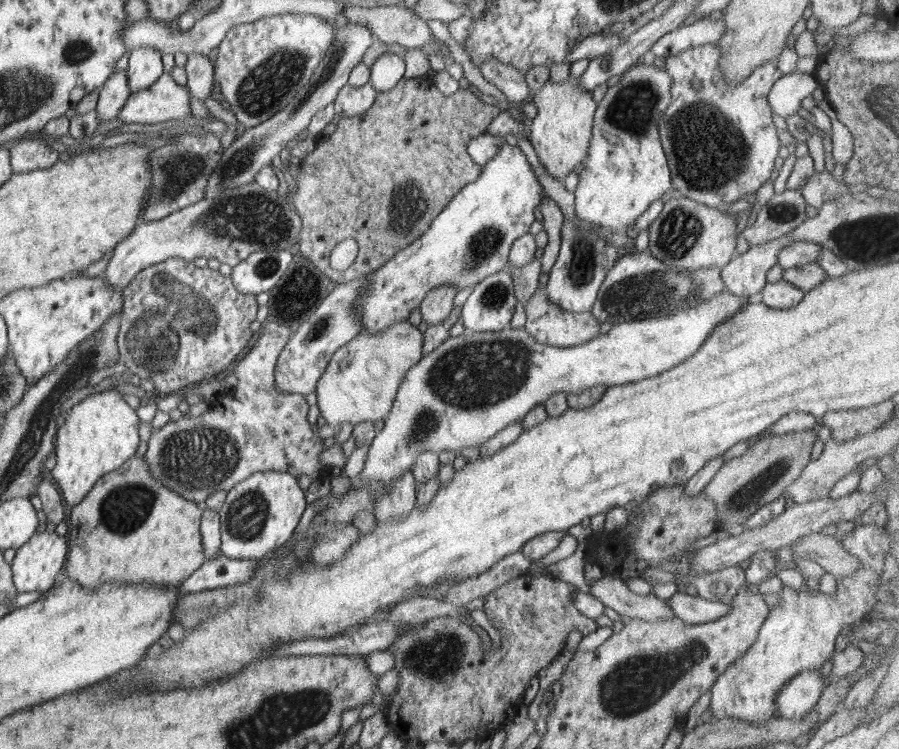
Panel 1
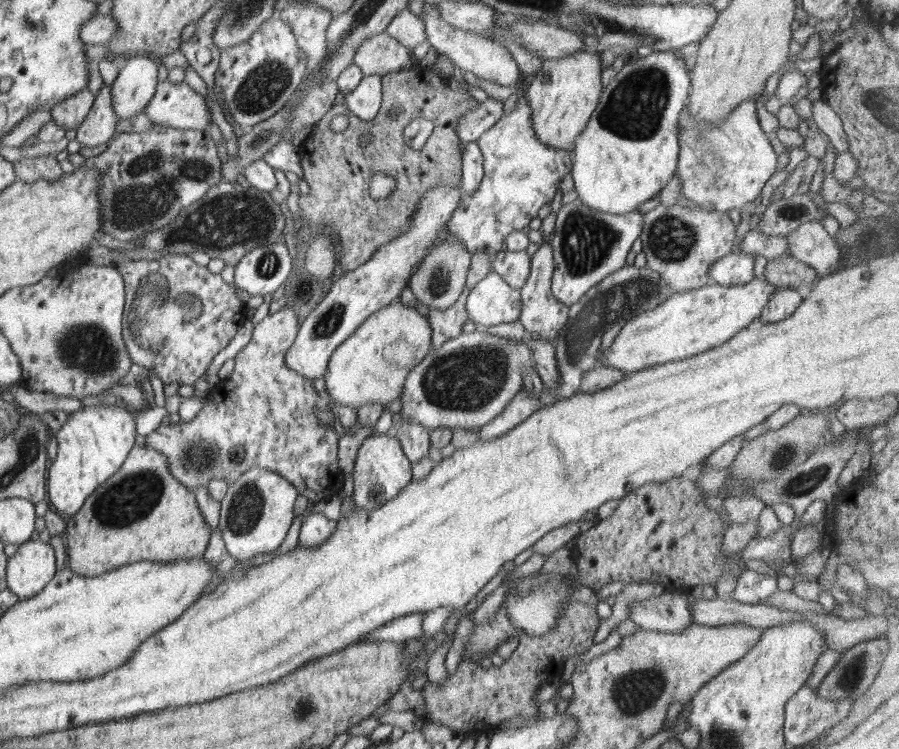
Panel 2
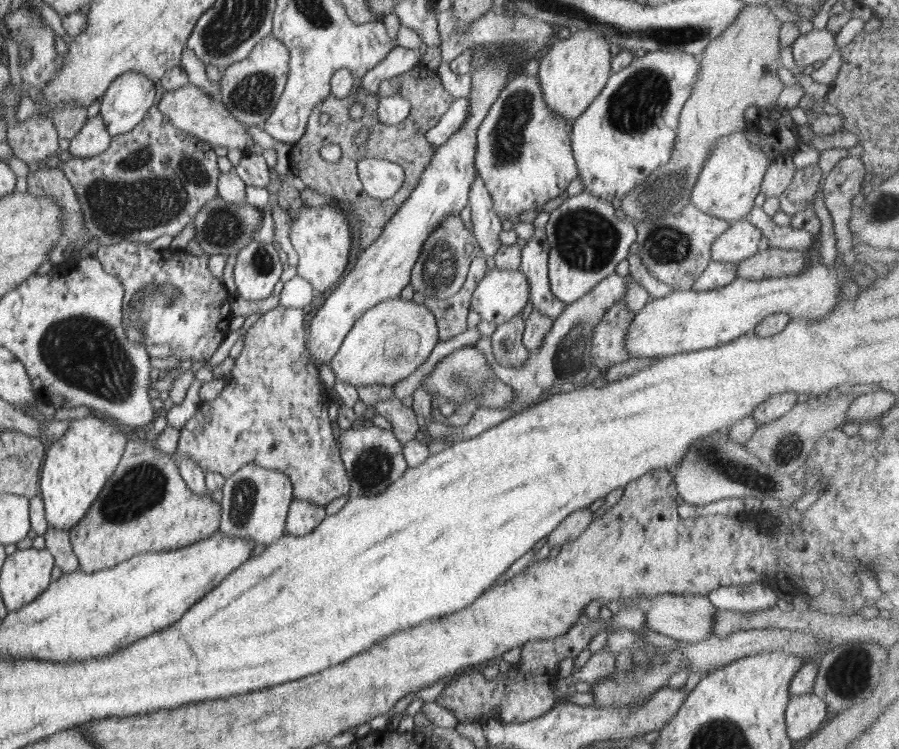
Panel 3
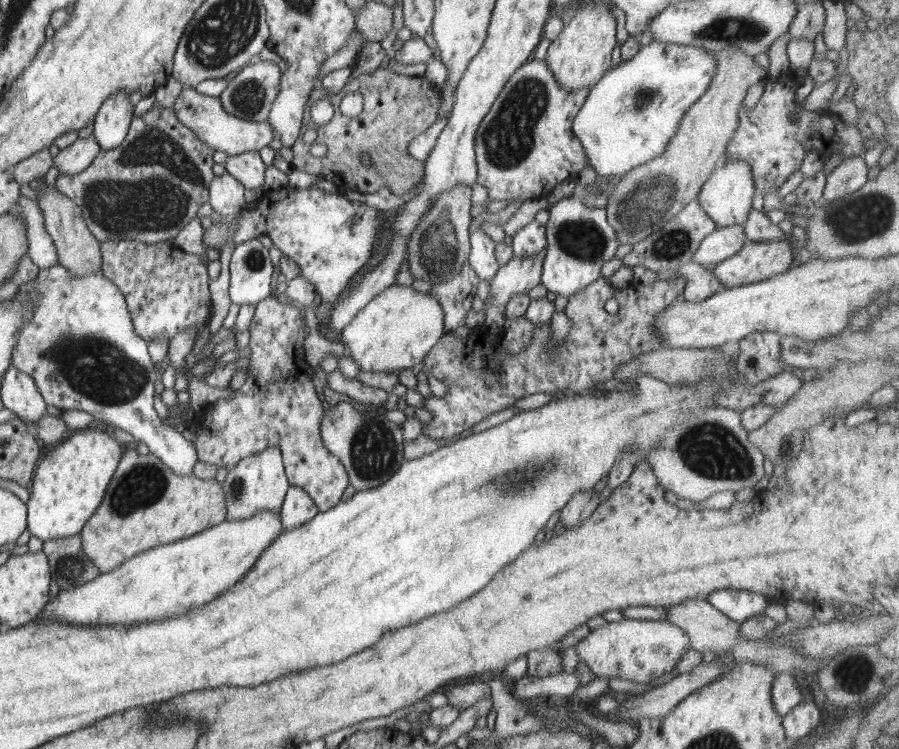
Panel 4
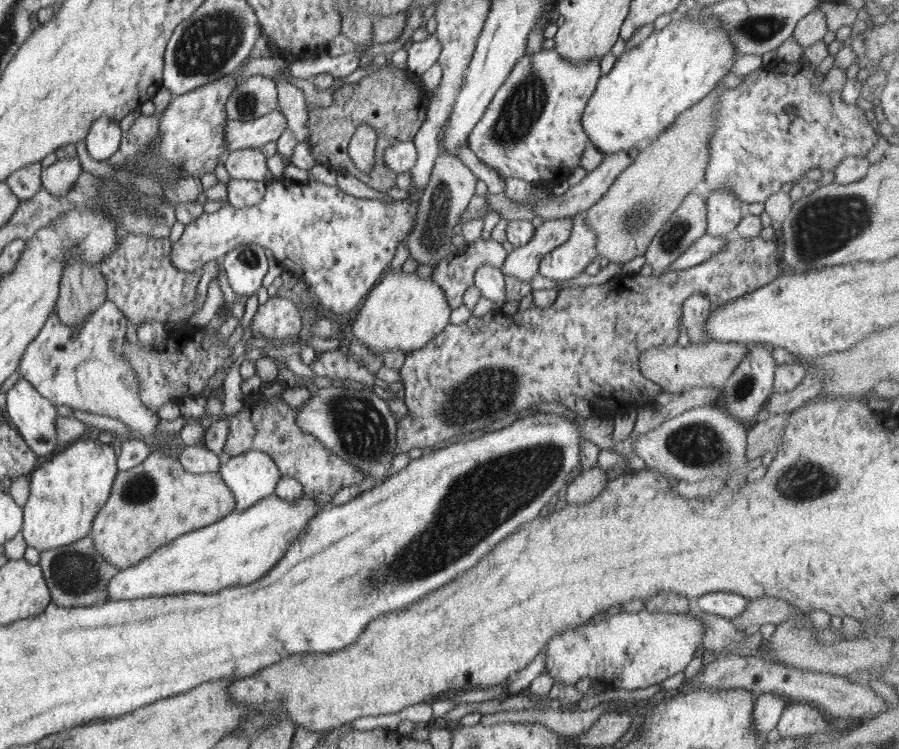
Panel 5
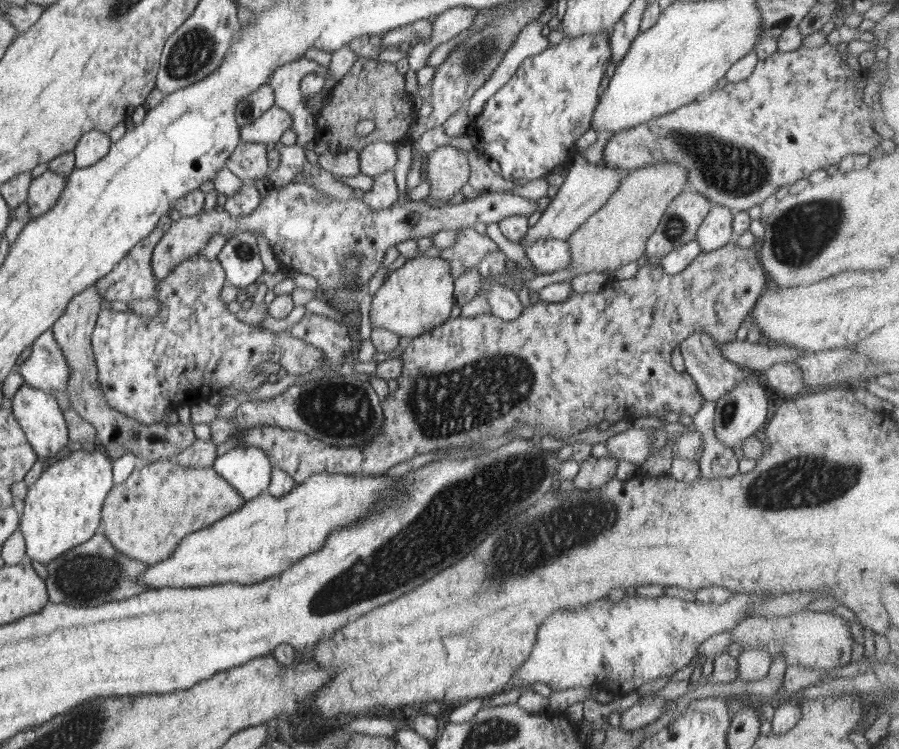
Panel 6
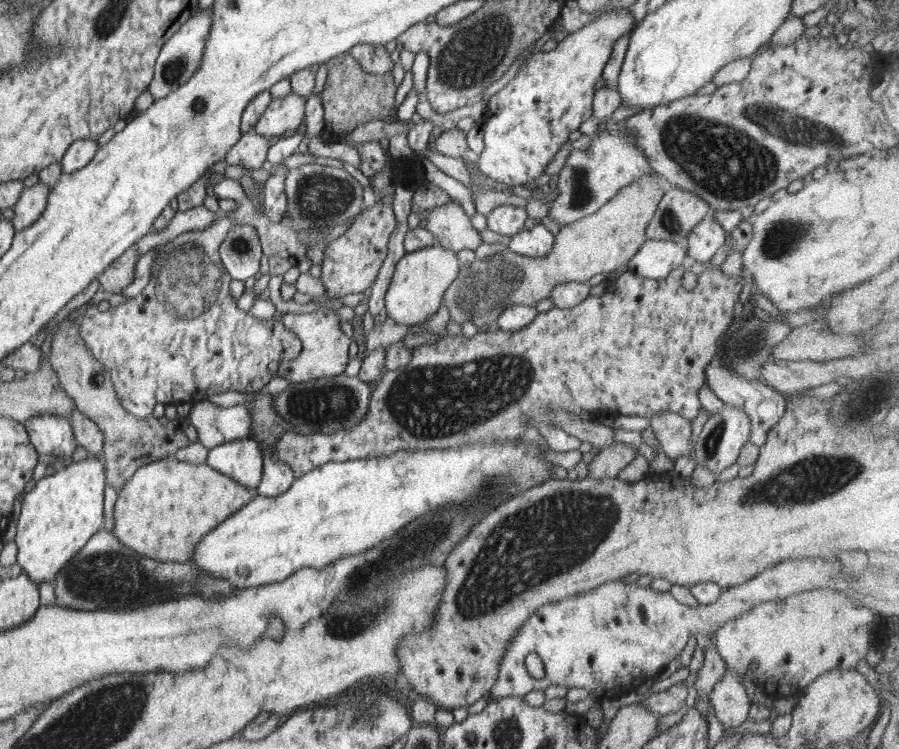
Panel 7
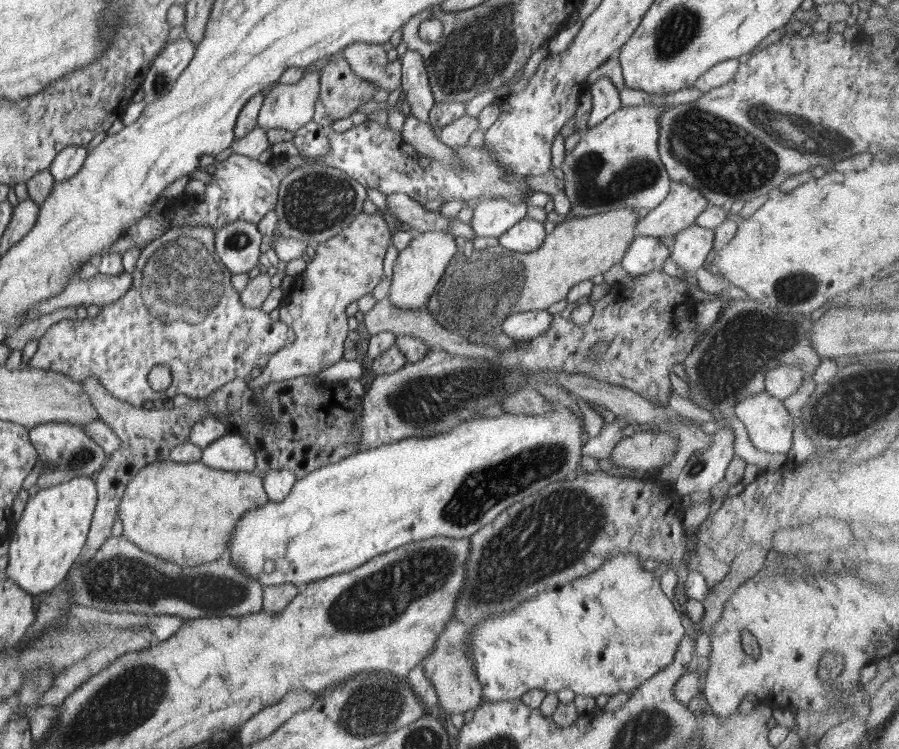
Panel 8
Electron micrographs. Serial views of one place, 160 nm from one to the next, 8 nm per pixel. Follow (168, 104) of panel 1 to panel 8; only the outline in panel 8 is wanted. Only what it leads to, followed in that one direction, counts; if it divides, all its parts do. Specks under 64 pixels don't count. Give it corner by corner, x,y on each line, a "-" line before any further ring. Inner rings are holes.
307,71
296,84
276,83
267,89
257,126
298,130
314,116
314,104
319,98
321,71

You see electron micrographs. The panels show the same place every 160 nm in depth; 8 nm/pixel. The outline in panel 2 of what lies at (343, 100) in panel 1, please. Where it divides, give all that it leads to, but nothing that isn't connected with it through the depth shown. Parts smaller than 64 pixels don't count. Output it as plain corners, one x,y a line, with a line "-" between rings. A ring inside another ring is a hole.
381,75
365,76
352,92
341,93
344,105
352,115
361,119
373,119
381,105

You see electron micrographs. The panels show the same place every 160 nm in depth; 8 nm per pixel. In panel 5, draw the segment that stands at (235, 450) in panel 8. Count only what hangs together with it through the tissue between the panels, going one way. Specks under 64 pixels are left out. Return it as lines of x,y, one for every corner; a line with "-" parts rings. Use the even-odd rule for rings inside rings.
254,450
230,457
218,471
235,498
236,511
245,511
259,500
274,495
282,477
267,452

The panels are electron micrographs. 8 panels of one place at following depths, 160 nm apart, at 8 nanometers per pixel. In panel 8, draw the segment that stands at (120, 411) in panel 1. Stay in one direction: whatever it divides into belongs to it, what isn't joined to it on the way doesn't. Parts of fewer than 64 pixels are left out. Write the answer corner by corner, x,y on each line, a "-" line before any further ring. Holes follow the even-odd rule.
79,476
66,483
43,488
30,495
27,504
15,524
14,536
10,540
7,567
1,573
15,580
20,588
31,595
50,593
56,590
65,580
69,571
78,562
78,558
86,545
86,538
91,529
93,514
97,503
96,477

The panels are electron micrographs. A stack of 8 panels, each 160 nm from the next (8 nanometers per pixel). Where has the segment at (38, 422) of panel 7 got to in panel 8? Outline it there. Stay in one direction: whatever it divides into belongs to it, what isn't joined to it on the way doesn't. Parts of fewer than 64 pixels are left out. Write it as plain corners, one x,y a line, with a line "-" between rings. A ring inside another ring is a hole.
63,422
36,425
29,431
29,439
37,447
43,464
36,484
39,486
39,490
69,482
69,480
79,476
96,475
108,456
80,425

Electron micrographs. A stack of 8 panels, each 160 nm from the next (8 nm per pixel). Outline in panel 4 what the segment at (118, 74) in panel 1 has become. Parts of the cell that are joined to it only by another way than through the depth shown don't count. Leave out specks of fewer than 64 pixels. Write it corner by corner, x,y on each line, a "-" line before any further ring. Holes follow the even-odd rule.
96,137
77,138
70,146
60,150
53,158
53,165
58,166
60,173
78,174
92,164
95,156
101,151

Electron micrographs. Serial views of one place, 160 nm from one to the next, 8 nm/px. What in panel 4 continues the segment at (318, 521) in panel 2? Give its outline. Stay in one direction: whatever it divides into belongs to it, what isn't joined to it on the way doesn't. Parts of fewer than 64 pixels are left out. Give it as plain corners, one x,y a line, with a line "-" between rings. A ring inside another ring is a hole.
290,486
287,490
280,514
283,530
289,531
306,524
319,511
319,508
314,504
314,501
305,490
297,486

